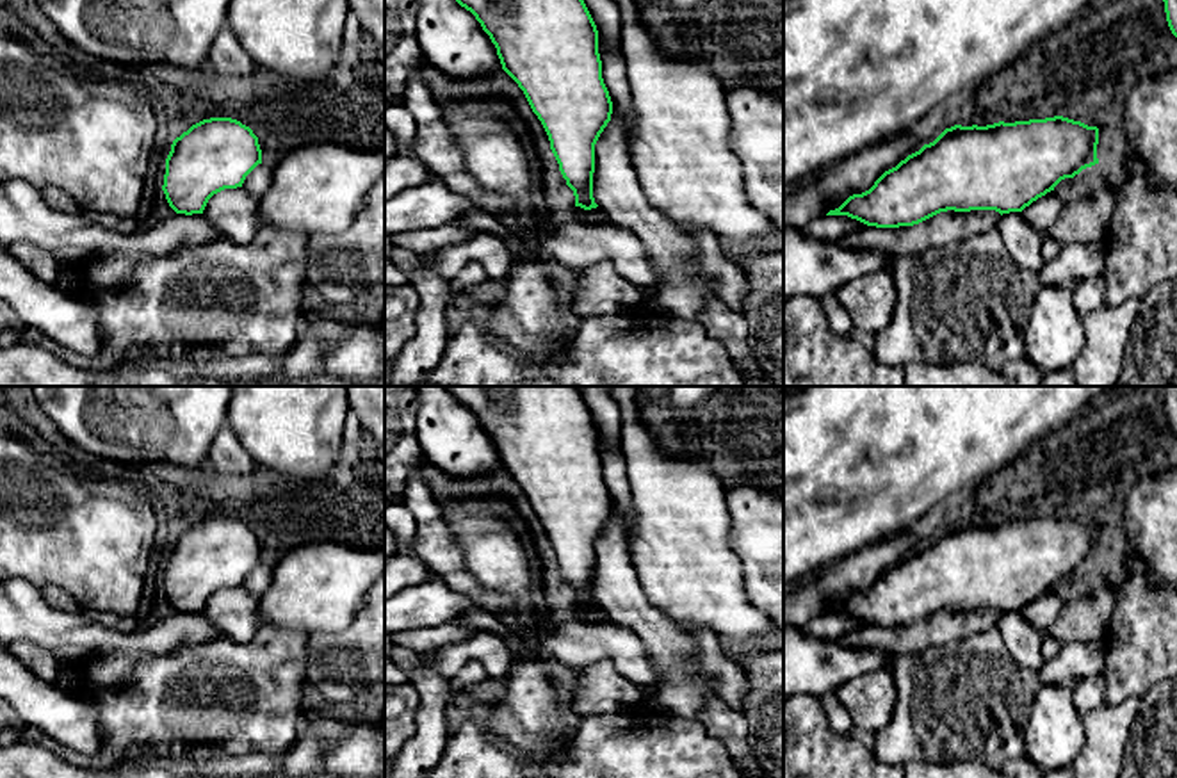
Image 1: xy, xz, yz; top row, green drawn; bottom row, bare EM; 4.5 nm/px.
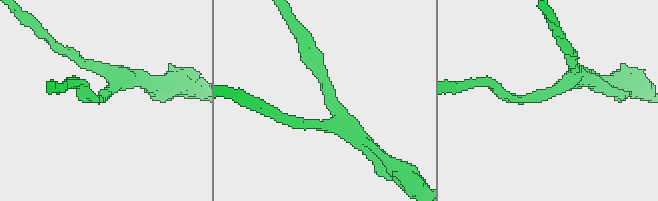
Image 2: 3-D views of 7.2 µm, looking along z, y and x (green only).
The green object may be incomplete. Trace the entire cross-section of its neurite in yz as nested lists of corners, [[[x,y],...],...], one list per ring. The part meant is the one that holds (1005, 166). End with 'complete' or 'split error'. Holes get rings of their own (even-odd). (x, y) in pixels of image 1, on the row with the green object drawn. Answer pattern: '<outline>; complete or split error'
[[[1063,116],[986,126],[946,128],[933,142],[885,171],[874,185],[849,196],[826,215],[848,215],[867,226],[899,228],[919,224],[940,212],[1022,212],[1083,169],[1099,164],[1099,128]]]; complete

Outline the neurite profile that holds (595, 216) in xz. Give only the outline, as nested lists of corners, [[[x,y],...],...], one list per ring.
[[[573,205],[572,212],[575,215],[573,221],[577,221],[580,224],[591,224],[591,226],[609,224],[609,219],[600,207],[584,210],[584,208]]]

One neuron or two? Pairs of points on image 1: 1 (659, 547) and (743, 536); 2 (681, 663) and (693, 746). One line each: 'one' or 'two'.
1: two
2: two

